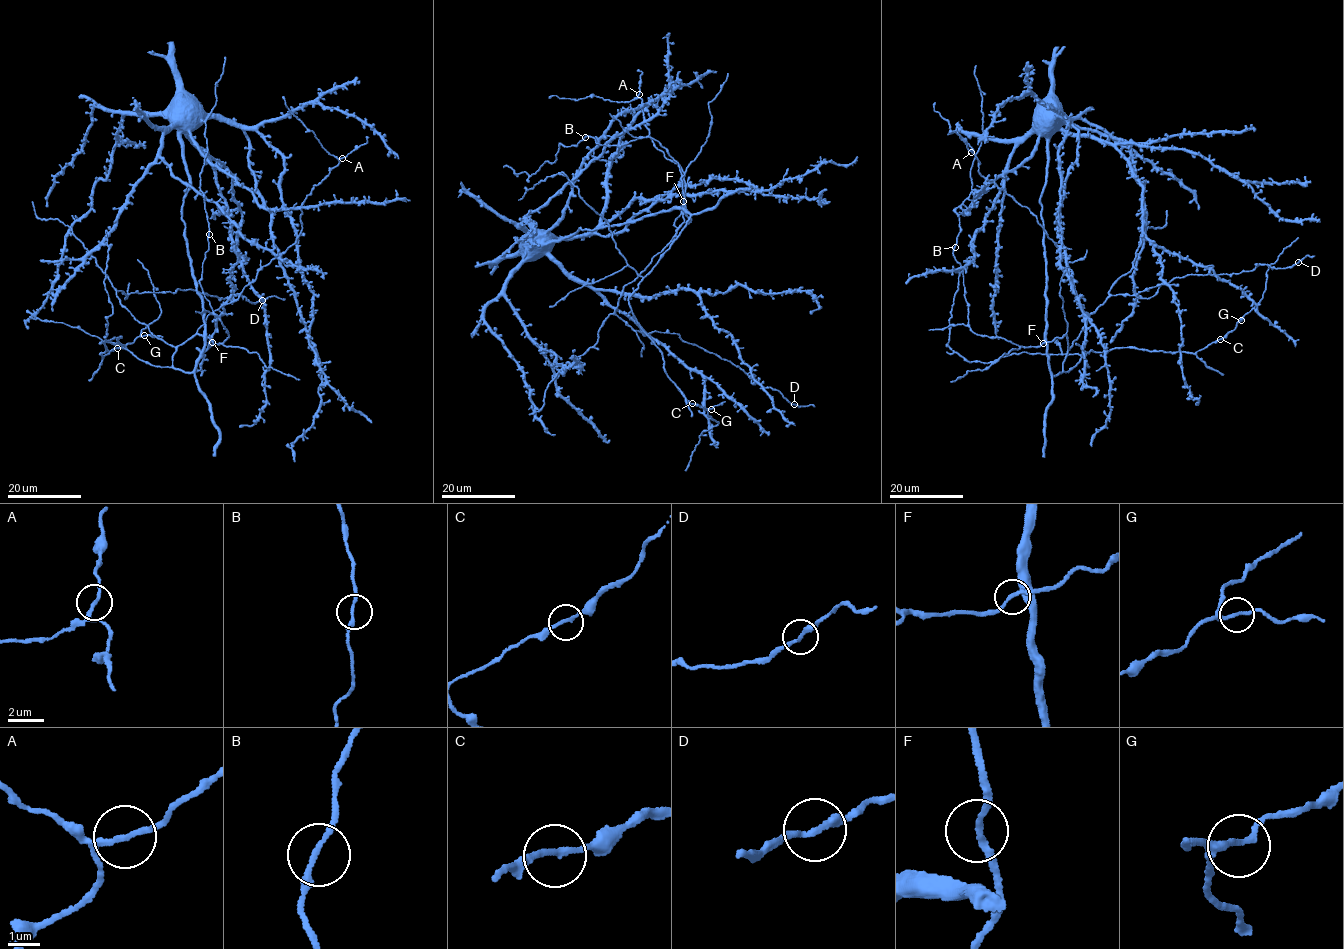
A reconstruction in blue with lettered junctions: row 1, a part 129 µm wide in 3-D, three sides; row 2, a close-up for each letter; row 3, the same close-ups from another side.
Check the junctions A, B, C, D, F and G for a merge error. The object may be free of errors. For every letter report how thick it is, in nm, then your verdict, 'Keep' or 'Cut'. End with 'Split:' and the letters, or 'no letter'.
A: Thickness 180 nm. Keep
B: Thickness 170 nm. Keep
C: Thickness 170 nm. Keep
D: Thickness 190 nm. Keep
F: Thickness 190 nm. Keep
G: Thickness 180 nm. Keep
Split: no letter

